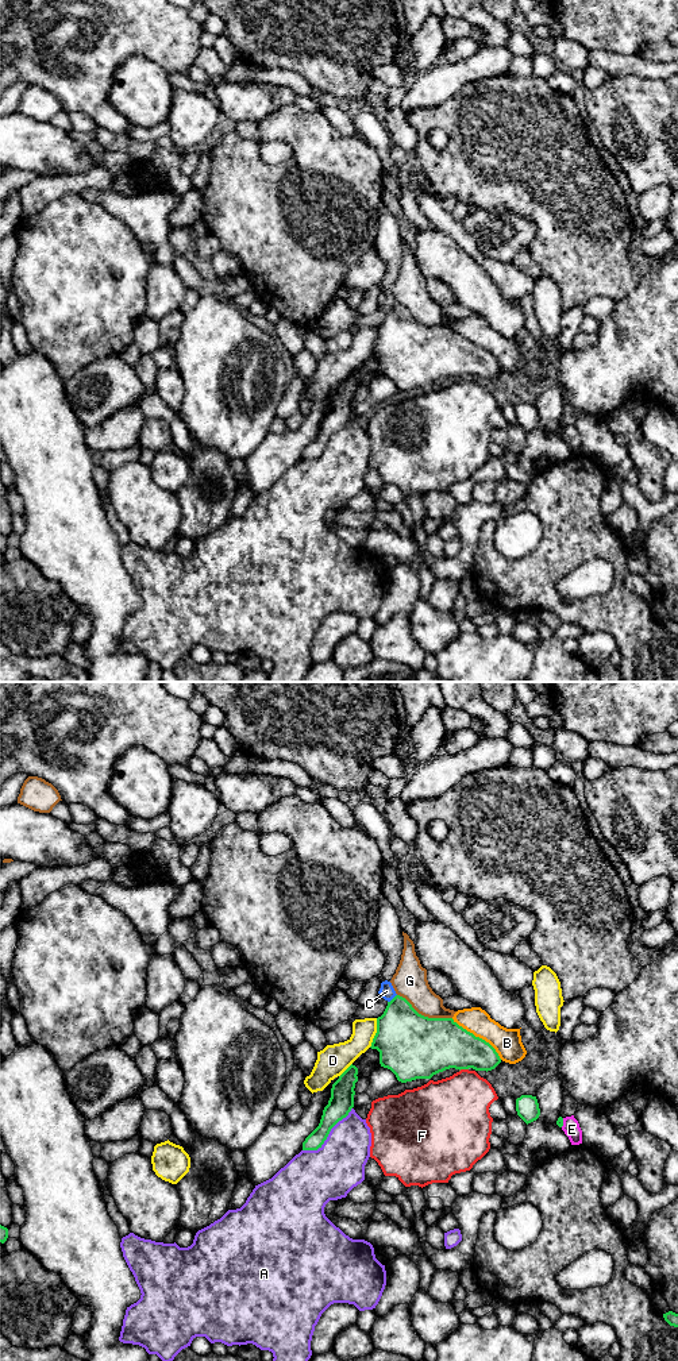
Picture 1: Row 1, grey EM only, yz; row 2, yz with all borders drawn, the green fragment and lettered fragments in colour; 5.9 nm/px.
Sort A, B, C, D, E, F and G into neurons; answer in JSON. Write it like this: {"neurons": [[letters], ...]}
{"neurons": [["A"], ["B"], ["C"], ["D"], ["E"], ["F"], ["G"]]}

